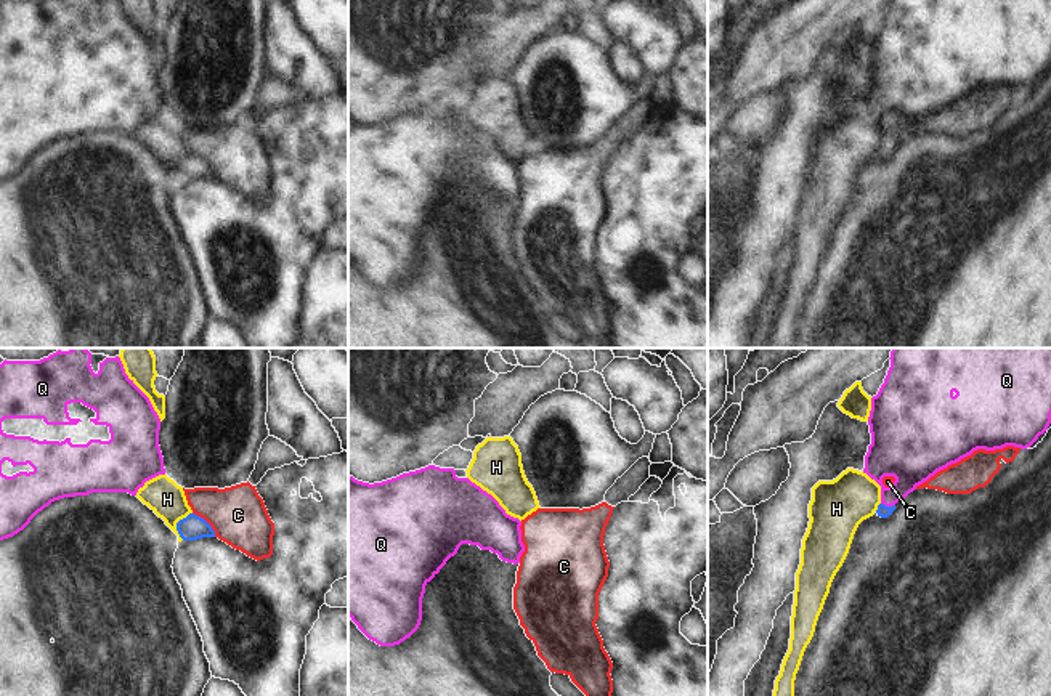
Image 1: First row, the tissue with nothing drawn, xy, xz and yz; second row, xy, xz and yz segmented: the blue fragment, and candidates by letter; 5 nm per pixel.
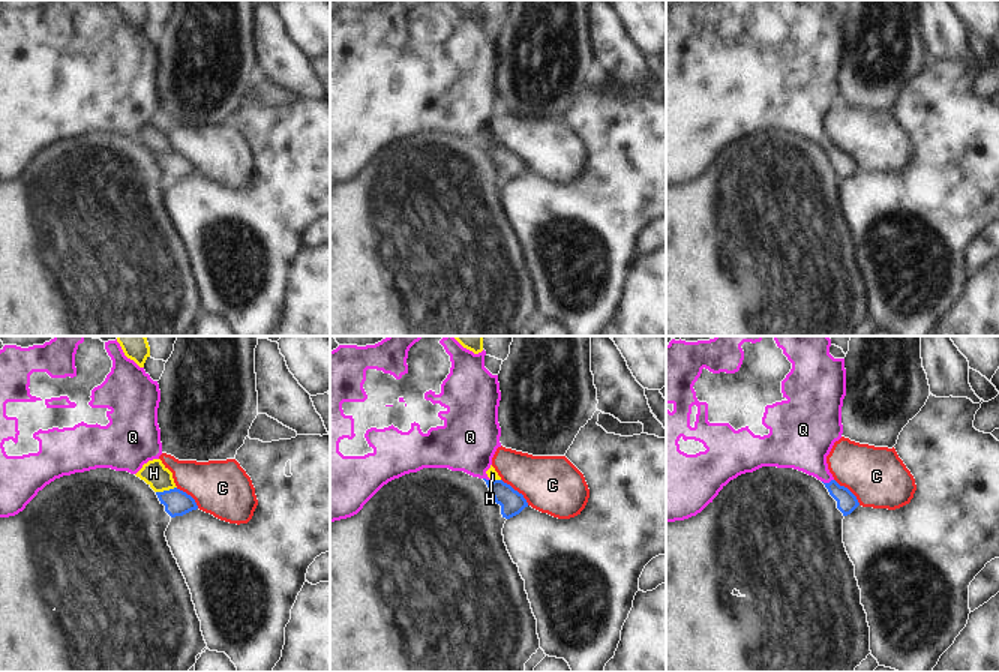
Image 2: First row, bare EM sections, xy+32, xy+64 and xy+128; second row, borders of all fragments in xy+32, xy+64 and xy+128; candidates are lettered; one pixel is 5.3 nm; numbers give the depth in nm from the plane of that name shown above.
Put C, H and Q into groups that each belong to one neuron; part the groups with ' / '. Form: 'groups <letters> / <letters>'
groups C / H / Q

